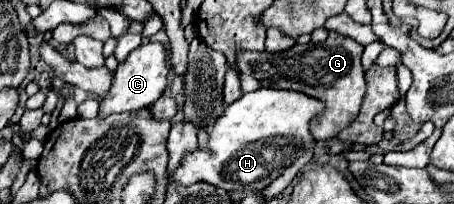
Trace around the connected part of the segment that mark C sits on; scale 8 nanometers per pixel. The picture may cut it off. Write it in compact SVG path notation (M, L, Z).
M147 42L147 44L137 46L129 54L129 58L123 64L119 64L115 78L113 78L113 86L111 86L109 94L101 100L99 116L105 118L107 114L137 112L137 110L153 106L161 98L161 94L167 86L167 74L169 74L167 62L169 62L169 52L161 42Z

